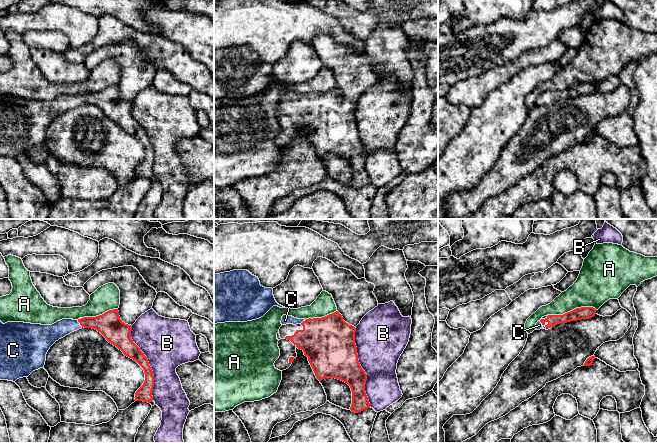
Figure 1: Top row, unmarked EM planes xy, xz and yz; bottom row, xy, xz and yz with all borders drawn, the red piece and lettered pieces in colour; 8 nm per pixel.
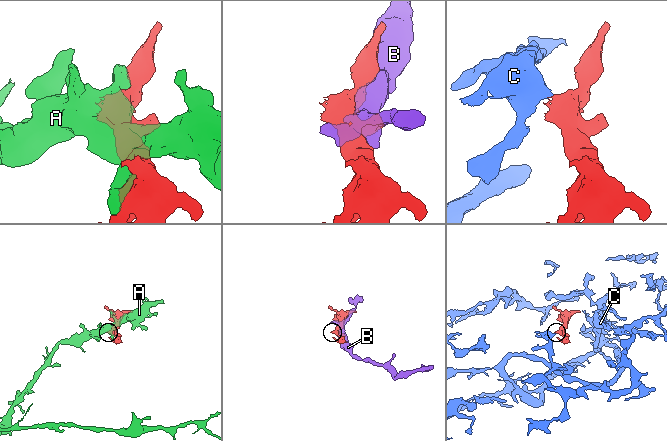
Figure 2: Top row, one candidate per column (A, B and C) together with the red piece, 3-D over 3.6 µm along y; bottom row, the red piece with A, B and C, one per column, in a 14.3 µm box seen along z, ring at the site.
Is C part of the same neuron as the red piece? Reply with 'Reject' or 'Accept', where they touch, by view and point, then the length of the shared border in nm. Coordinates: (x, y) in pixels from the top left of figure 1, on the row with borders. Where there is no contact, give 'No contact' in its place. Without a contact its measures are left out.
Accept. Touches red at xy (79, 322). Shared border 70 nm

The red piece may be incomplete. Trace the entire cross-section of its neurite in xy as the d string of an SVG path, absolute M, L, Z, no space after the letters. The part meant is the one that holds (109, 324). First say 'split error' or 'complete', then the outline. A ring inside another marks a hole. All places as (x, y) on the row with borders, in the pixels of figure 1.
split error; M118 309L109 310L96 317L62 319L52 325L24 322L3 324L0 321L0 380L15 382L44 368L50 347L82 327L100 332L109 343L143 368L145 381L136 391L135 400L150 403L153 400L153 371L147 357L131 338L132 326L120 319Z

